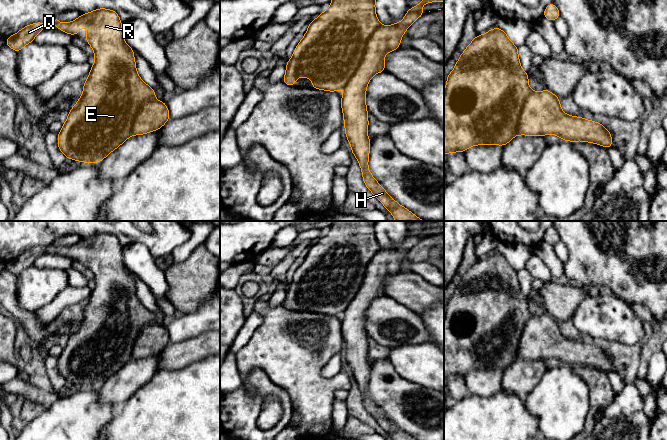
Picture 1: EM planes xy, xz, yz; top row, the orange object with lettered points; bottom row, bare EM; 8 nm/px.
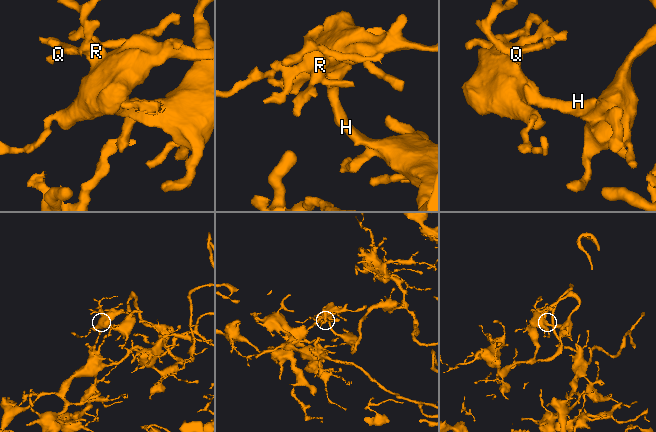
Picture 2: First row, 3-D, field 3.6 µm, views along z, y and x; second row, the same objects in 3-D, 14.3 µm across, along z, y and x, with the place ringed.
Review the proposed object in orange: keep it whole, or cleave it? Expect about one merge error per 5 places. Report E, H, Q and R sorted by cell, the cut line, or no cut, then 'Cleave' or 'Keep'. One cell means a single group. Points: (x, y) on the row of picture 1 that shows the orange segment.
Groups: E H Q R. No split. Keep

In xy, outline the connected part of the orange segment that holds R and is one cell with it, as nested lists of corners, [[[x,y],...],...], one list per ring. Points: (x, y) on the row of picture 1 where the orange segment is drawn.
[[[99,8],[82,14],[69,23],[57,19],[51,25],[33,23],[7,37],[6,45],[18,53],[49,26],[58,27],[71,35],[77,35],[81,27],[87,26],[86,41],[95,55],[95,63],[91,66],[88,79],[84,81],[83,95],[69,111],[68,118],[58,133],[58,147],[66,158],[99,163],[131,135],[143,135],[160,129],[170,119],[166,104],[155,99],[154,89],[144,83],[136,71],[134,49],[126,45],[117,12]]]

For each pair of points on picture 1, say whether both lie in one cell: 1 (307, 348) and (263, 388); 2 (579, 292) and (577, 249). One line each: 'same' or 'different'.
1: different
2: different

